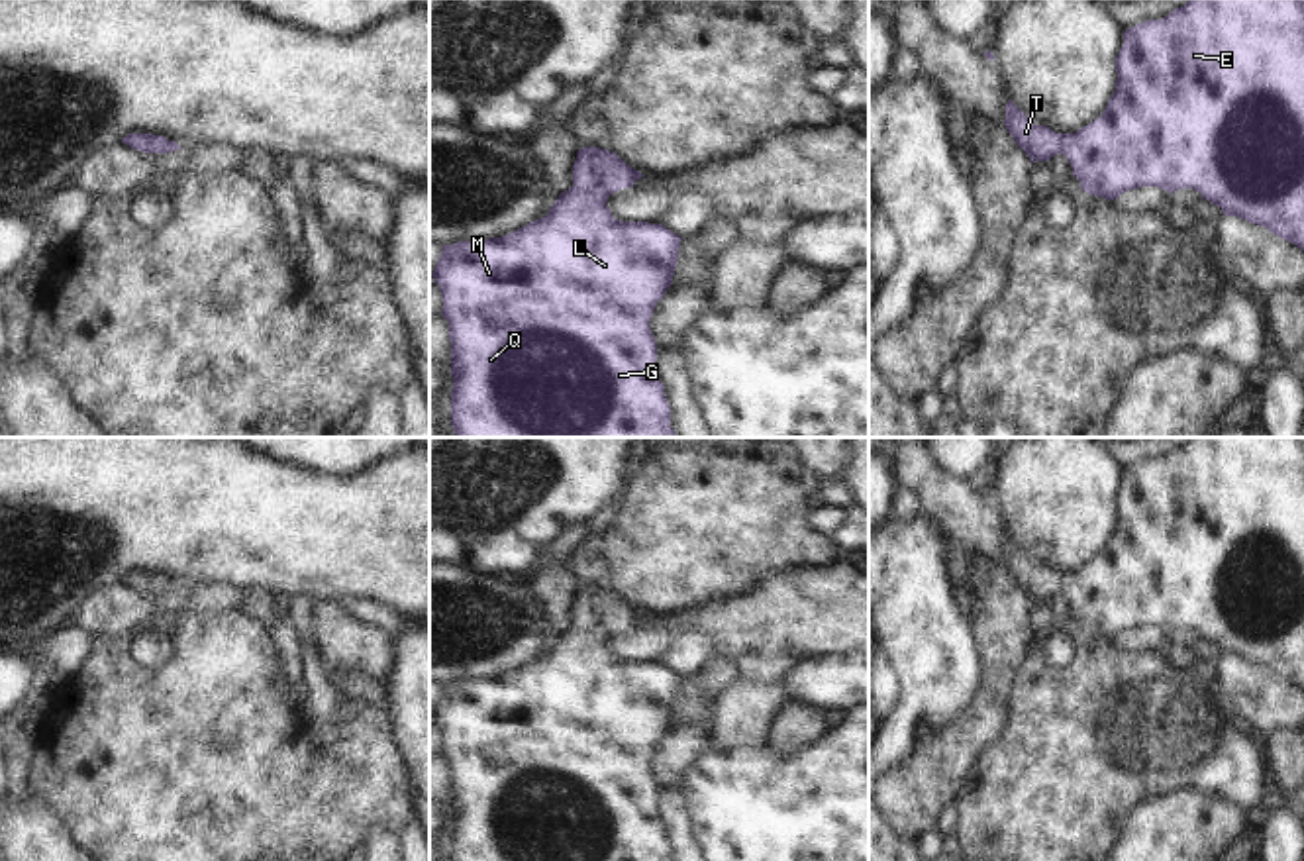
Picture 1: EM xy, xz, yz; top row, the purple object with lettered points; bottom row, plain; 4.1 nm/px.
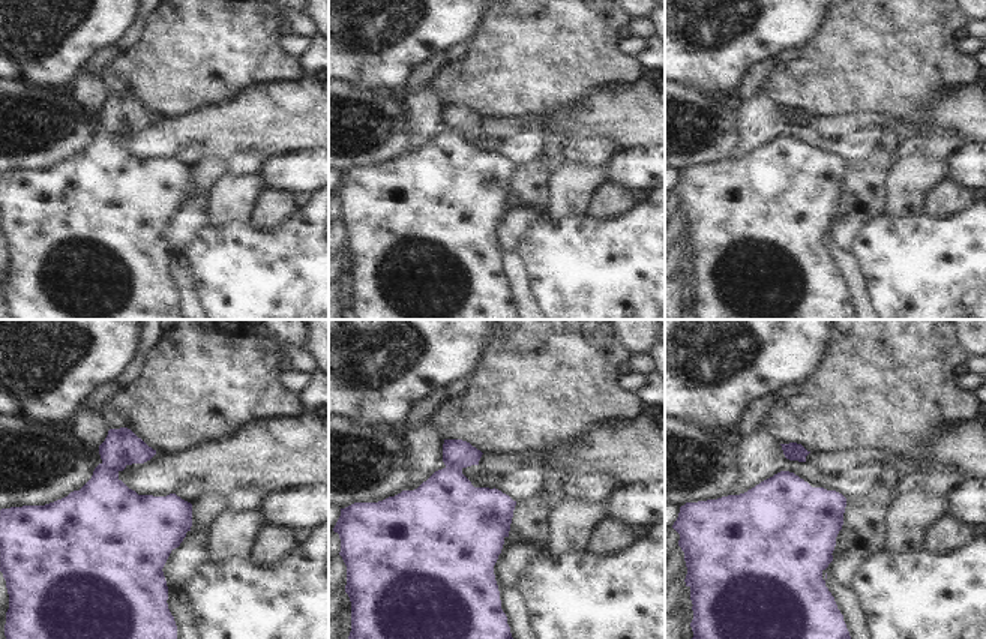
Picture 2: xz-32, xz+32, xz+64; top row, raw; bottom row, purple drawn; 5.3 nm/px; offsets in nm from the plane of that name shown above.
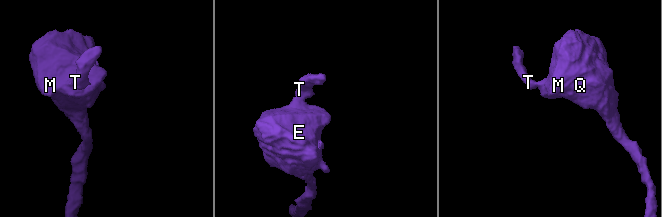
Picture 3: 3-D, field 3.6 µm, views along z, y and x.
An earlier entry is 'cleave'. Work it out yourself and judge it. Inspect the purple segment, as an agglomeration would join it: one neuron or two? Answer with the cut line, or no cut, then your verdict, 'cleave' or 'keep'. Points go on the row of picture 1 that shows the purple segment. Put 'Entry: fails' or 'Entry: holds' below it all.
no cut; keep
Entry: fails

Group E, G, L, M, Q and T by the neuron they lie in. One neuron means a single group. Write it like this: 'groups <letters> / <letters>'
groups E G L M Q T

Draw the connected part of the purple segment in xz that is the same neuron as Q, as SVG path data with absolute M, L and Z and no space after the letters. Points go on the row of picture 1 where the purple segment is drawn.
M582 147L573 165L573 186L545 218L502 237L443 245L431 277L449 324L457 437L678 437L655 373L657 343L649 322L673 284L682 237L663 224L616 220L606 206L612 192L641 177L612 151Z

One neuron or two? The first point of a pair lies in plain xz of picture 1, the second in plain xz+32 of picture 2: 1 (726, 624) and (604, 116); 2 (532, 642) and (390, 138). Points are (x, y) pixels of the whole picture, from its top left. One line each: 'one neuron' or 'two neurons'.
1: one neuron
2: one neuron

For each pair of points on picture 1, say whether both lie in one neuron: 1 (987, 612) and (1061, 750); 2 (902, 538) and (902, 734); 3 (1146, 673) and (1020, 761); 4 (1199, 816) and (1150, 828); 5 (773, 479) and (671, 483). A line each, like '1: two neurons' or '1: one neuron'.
1: two neurons
2: one neuron
3: one neuron
4: one neuron
5: one neuron

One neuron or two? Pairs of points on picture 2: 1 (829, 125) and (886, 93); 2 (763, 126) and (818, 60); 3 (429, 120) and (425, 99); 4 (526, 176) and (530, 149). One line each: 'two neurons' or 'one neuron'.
1: two neurons
2: two neurons
3: one neuron
4: two neurons

